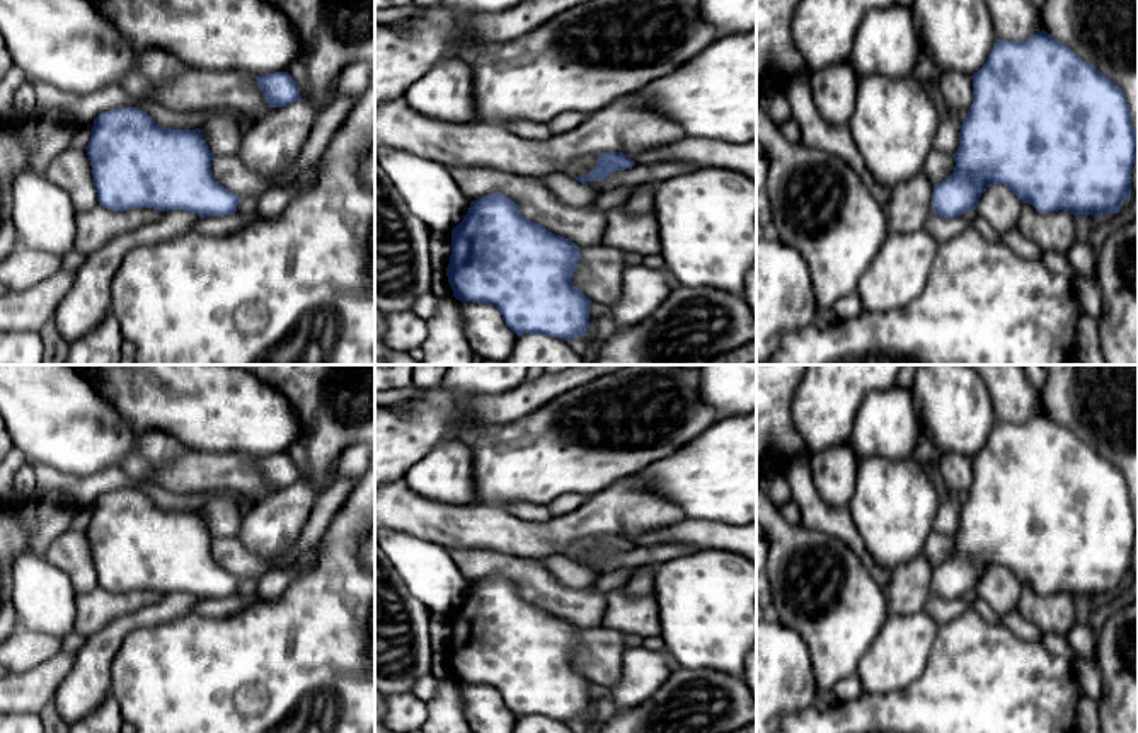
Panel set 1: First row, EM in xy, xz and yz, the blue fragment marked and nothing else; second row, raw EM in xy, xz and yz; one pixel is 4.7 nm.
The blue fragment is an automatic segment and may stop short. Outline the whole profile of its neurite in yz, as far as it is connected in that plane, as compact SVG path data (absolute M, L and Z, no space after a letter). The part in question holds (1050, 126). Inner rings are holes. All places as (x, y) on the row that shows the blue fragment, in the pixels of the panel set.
M1044 29L1019 43L997 39L986 63L971 78L973 104L961 124L959 147L952 153L956 167L947 179L934 184L932 213L954 218L976 210L991 184L1007 186L1020 203L1032 205L1039 213L1119 213L1124 199L1131 196L1131 169L1136 157L1136 131L1121 87Z

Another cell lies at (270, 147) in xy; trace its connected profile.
M300 99L254 121L242 130L237 157L256 176L274 181L286 174L300 157L317 113Z

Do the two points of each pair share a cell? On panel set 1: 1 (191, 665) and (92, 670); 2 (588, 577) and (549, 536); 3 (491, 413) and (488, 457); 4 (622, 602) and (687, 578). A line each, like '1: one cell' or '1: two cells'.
1: two cells
2: two cells
3: two cells
4: two cells

